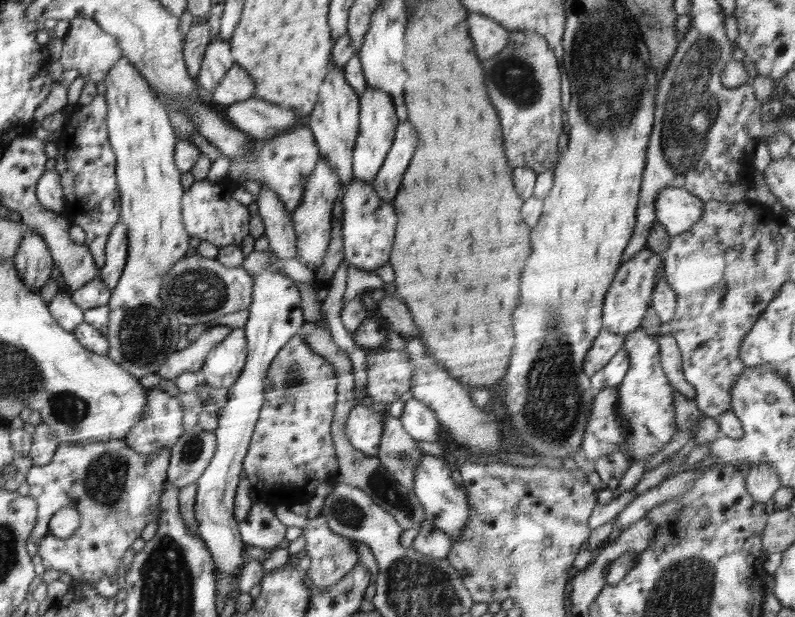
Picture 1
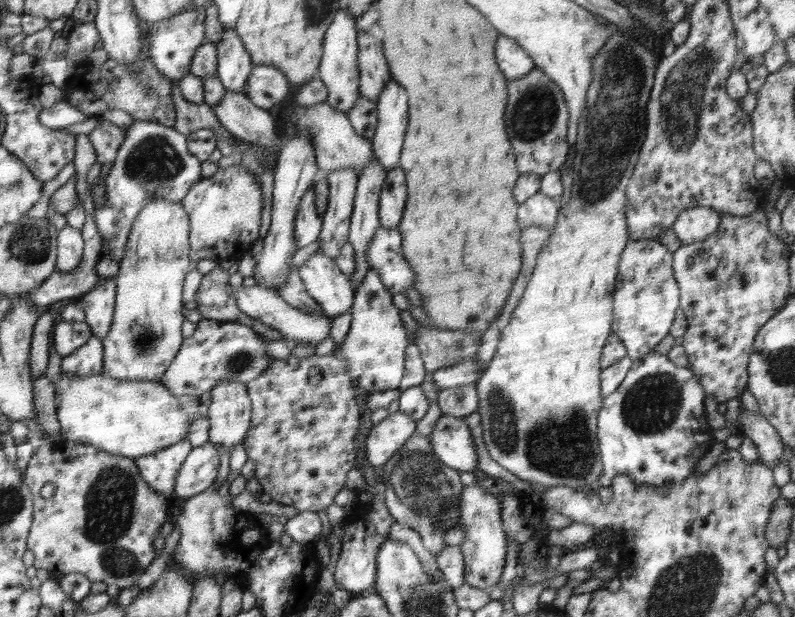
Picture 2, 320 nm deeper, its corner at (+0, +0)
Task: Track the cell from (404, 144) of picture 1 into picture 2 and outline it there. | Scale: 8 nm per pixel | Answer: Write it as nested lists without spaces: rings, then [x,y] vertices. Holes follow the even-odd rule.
[[[397,166],[387,171],[387,177],[379,200],[379,223],[386,229],[397,229],[406,204],[404,172]]]

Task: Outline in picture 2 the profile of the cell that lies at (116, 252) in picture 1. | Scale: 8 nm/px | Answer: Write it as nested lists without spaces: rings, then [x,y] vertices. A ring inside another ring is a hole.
[[[116,277],[100,278],[99,284],[86,292],[79,303],[85,313],[85,322],[94,336],[106,338],[112,326],[116,296]]]

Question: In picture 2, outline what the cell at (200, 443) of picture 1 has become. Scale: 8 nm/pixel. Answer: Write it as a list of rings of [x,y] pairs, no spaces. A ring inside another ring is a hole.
[[[207,441],[193,448],[176,477],[175,499],[185,500],[206,490],[215,482],[219,466],[220,455],[216,445]]]

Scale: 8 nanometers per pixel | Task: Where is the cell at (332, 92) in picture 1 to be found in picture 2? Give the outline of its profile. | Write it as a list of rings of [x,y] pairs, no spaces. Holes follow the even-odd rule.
[[[351,168],[333,170],[326,175],[329,195],[326,212],[322,216],[319,235],[320,248],[335,260],[348,243],[358,173]]]

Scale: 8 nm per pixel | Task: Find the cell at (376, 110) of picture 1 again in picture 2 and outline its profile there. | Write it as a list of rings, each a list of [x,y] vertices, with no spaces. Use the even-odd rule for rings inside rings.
[[[374,156],[373,160],[371,160],[371,162],[365,166],[365,169],[359,173],[348,236],[348,243],[352,245],[354,253],[356,253],[356,270],[354,270],[354,276],[350,279],[354,288],[358,288],[362,284],[364,277],[366,277],[366,273],[370,271],[364,255],[366,255],[368,245],[372,243],[376,231],[378,231],[381,226],[379,223],[379,200],[386,177],[387,171],[384,170],[384,167],[379,164],[379,162],[377,162],[377,159]]]

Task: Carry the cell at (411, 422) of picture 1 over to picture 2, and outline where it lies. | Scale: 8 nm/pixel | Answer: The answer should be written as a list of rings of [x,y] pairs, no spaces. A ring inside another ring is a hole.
[[[444,414],[438,419],[429,441],[442,463],[459,472],[477,469],[476,447],[463,417]]]

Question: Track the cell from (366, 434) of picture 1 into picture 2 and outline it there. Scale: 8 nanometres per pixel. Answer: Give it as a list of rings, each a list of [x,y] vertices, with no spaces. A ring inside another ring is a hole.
[[[403,412],[389,413],[378,425],[373,425],[365,442],[365,455],[373,467],[383,467],[414,434],[417,422]]]

